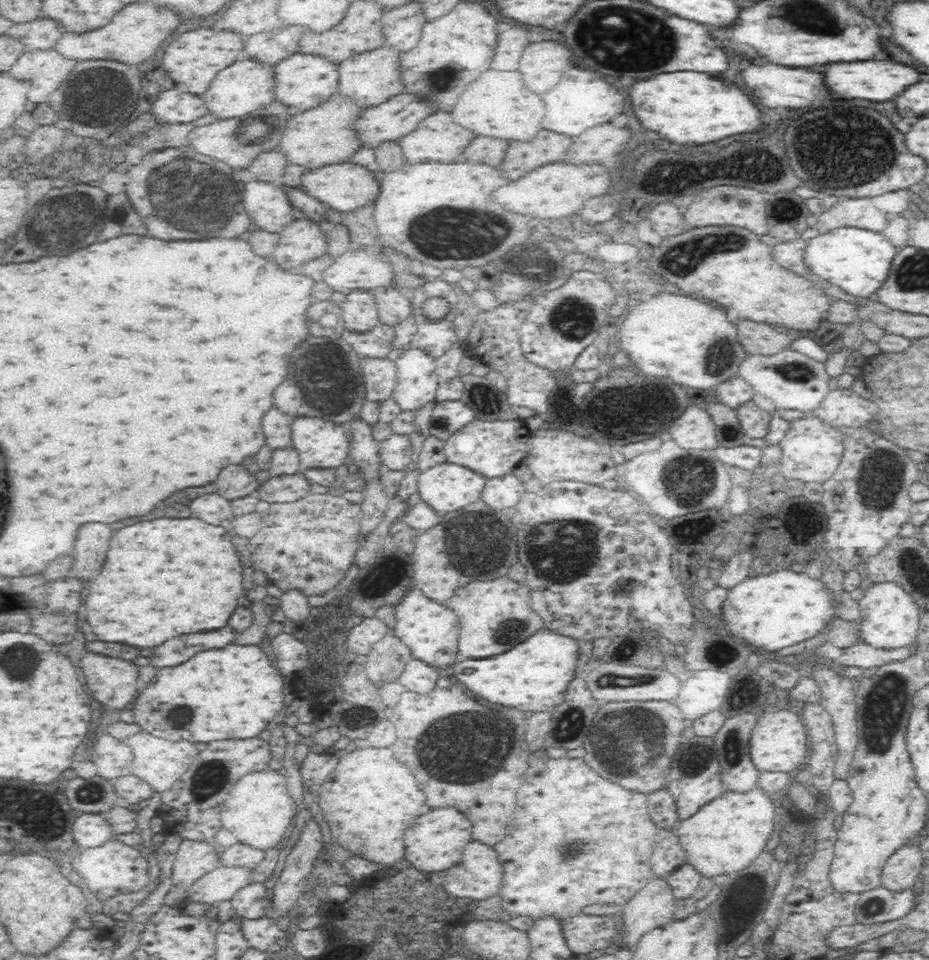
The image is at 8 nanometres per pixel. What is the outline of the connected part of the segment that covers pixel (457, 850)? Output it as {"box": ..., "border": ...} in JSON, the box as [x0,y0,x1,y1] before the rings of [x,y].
{"box":[406,808,472,872],"border":[[[436,808],[416,822],[410,824],[406,830],[406,858],[424,872],[438,872],[446,870],[456,864],[464,852],[464,846],[472,840],[472,824],[466,814],[458,812],[456,808]]]}

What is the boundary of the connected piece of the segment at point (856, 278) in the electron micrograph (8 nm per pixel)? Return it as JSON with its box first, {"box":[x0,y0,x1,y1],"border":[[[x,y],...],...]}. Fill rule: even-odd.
{"box":[804,228,898,297],"border":[[[846,228],[846,240],[842,238],[842,230],[832,230],[832,232],[840,232],[840,240],[838,240],[838,248],[830,250],[830,240],[822,236],[818,238],[818,242],[805,243],[804,262],[808,264],[810,272],[816,276],[824,276],[830,278],[830,282],[834,286],[838,286],[840,290],[855,297],[870,297],[872,292],[878,290],[878,286],[882,286],[882,282],[886,280],[886,274],[889,274],[890,262],[898,252],[896,248],[888,242],[888,238],[870,232],[870,230],[858,230],[858,228]]]}

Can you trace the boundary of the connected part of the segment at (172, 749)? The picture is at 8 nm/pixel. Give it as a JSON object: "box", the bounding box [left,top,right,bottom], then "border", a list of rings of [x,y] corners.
{"box":[130,732,198,792],"border":[[[140,732],[130,736],[130,746],[134,750],[132,754],[132,762],[134,762],[134,774],[138,778],[142,778],[144,782],[154,788],[154,792],[168,792],[174,788],[174,784],[178,782],[178,778],[184,776],[184,772],[190,768],[194,756],[198,754],[196,746],[192,746],[188,740],[180,740],[178,744],[164,740],[164,738],[154,738],[148,732]]]}

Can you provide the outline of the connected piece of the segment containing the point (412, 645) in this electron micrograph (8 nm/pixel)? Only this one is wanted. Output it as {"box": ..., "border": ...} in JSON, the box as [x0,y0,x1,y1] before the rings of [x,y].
{"box":[392,590,458,668],"border":[[[410,590],[396,606],[395,621],[396,626],[392,632],[412,650],[412,654],[418,660],[428,662],[432,666],[442,666],[442,668],[456,662],[458,618],[450,608],[430,600],[420,590]]]}

